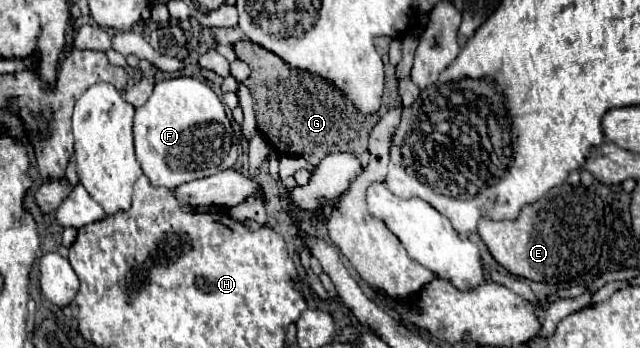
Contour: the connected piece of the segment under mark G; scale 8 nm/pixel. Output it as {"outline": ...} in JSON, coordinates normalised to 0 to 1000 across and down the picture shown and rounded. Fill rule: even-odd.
{"outline":[[[377,115],[364,138],[370,167],[392,195],[392,224],[380,241],[395,276],[402,368],[420,391],[423,420],[436,443],[473,448],[498,471],[508,448],[523,437],[548,437],[555,448],[573,437],[577,379],[589,356],[592,328],[564,328],[523,241],[480,201],[455,195],[433,155],[389,115]]]}

